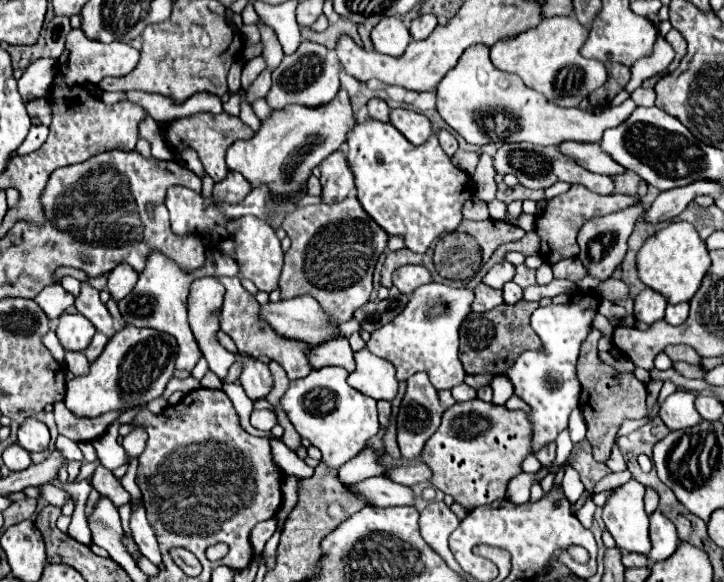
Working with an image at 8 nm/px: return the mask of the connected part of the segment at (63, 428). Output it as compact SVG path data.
M64 402L54 406L54 416L58 424L58 432L74 442L92 442L98 436L104 434L104 430L120 416L118 412L108 412L108 416L98 418L76 418L68 408L64 408Z

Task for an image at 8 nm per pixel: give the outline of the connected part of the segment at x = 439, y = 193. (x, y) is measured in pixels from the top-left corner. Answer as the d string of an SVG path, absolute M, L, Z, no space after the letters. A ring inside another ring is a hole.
M366 120L352 128L346 144L346 160L356 178L356 198L388 236L402 236L408 250L424 254L438 236L458 228L462 206L472 198L472 178L452 164L434 134L424 144L412 146L392 124Z

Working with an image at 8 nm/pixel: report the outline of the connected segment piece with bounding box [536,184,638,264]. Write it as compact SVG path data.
M572 184L568 192L548 200L546 210L536 218L536 234L540 238L540 252L538 254L548 264L556 264L558 260L564 260L564 258L576 258L578 256L576 234L586 220L596 218L596 216L606 216L610 212L618 212L622 208L628 208L628 206L636 204L636 202L638 200L634 196L628 196L628 194L600 196L600 194L590 192L588 188L584 188L580 184Z

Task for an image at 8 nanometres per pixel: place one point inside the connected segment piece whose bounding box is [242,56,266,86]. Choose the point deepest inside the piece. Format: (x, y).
(256, 65)

